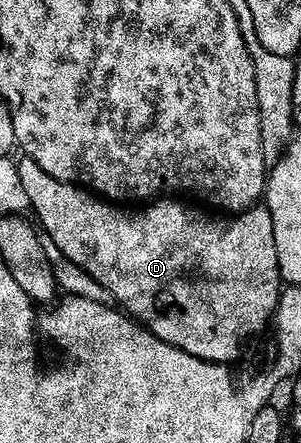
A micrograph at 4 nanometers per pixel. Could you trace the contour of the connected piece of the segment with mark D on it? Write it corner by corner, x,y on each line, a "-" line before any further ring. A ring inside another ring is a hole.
25,157
17,160
18,172
20,173
20,185
24,185
24,193
30,202
32,215
42,222
41,230
46,230
45,238
54,242
54,247
70,263
75,263
86,275
91,275
112,298
113,302
125,314
129,315
135,323
142,324
146,330
151,331
156,338
188,353
197,359
203,359
209,363
220,363
231,365
242,355
242,350
246,347
246,342
253,335
258,335
262,330
267,330
268,324
273,320
274,310
278,307
278,296
284,290
284,280
280,261
276,253
276,229
272,225
272,213
266,206
259,205
251,207
250,210
235,214
233,217
218,217
222,219
209,219
202,211
197,211
194,207
189,207
186,203
177,203
177,198
163,197
141,209
123,209
113,202
107,201
73,183
62,183
56,177
44,173
36,161

